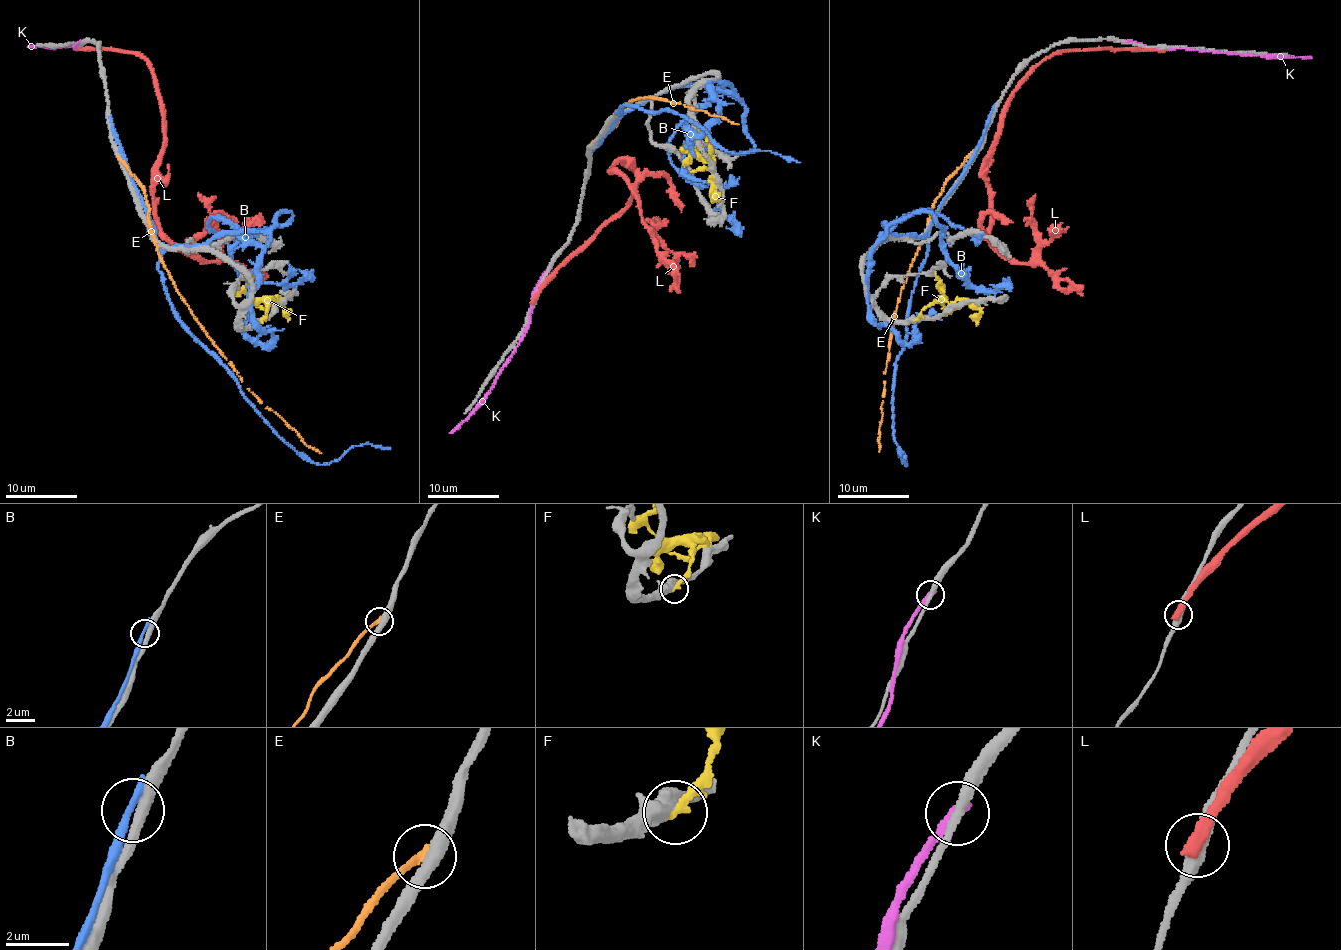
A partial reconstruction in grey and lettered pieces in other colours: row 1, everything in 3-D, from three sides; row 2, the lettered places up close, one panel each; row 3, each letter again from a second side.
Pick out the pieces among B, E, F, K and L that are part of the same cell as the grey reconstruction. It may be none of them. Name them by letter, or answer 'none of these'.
none of these

